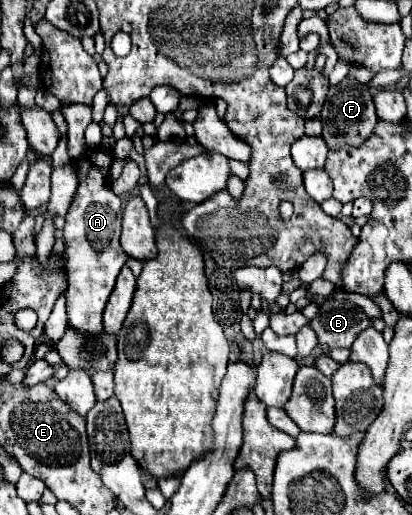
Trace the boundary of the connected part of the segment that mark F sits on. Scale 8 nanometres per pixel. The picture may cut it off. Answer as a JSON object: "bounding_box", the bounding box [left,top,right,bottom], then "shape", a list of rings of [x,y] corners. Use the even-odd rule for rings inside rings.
{"bounding_box":[321,79,377,149],"shape":[[[343,79],[339,85],[329,89],[321,111],[321,123],[323,123],[323,139],[329,145],[329,149],[363,145],[377,125],[377,113],[371,99],[371,91],[353,79]]]}

